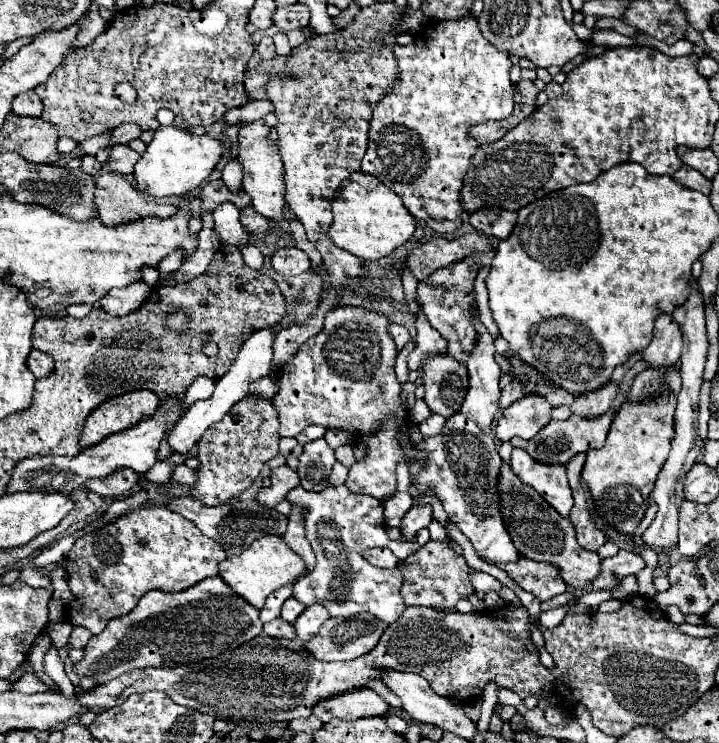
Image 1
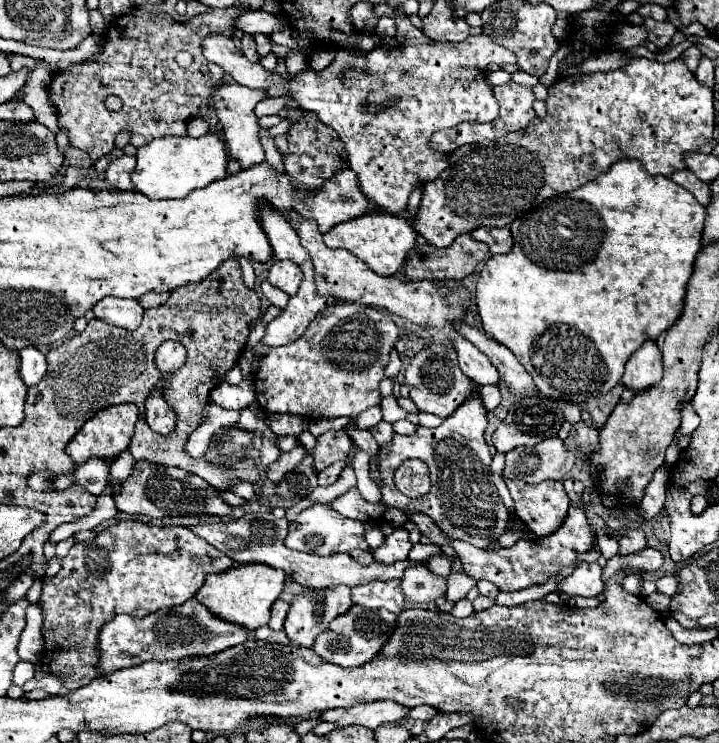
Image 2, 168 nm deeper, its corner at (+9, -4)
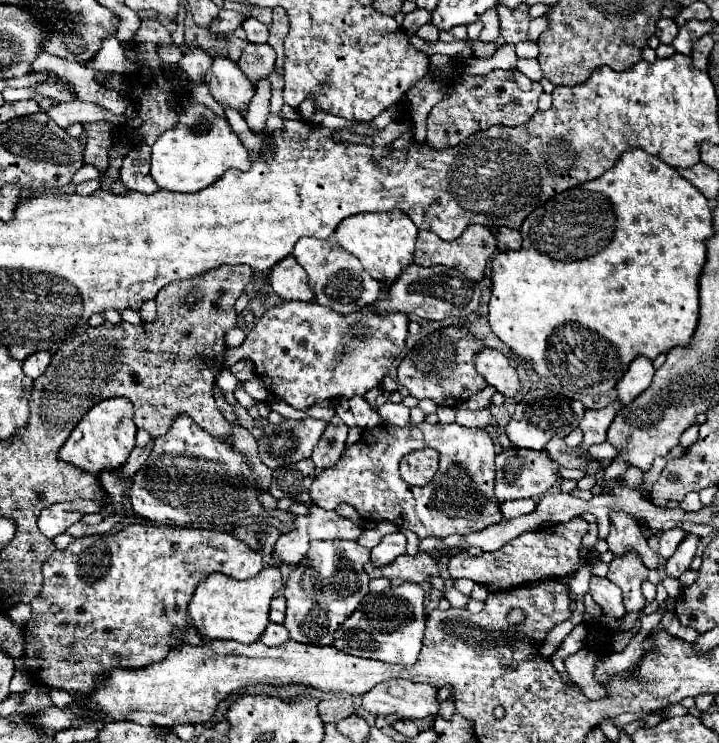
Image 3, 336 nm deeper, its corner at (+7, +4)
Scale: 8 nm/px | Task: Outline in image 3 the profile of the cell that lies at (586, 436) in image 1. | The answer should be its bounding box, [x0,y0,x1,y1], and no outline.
[494,448,560,504]

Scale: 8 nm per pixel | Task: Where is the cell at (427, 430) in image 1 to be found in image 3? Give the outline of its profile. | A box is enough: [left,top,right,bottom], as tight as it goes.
[378,402,410,426]

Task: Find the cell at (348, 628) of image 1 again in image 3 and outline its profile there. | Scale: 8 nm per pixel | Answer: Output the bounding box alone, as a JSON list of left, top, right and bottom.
[334,582,424,664]

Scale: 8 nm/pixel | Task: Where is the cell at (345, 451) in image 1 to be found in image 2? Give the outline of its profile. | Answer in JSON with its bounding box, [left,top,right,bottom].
[312,430,352,472]

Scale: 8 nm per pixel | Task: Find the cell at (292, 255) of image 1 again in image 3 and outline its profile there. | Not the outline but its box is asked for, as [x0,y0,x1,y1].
[270,256,314,302]

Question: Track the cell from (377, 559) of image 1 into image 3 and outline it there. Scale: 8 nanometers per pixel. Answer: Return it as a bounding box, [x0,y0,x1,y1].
[284,540,370,646]

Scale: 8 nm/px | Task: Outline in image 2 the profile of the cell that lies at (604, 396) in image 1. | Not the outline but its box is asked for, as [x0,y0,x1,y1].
[566,420,598,452]

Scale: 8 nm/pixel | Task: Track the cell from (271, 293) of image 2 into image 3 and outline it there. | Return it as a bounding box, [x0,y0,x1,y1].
[224,302,408,410]

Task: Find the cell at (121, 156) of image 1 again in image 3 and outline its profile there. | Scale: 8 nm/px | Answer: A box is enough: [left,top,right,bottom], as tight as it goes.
[120,144,158,194]

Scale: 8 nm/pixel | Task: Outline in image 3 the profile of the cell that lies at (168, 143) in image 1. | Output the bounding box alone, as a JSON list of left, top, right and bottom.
[150,100,252,192]

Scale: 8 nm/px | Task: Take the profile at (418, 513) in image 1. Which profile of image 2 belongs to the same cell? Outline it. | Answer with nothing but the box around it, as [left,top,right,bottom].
[374,526,412,564]

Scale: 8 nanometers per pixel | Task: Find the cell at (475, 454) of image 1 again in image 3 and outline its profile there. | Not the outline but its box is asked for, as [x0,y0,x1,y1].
[310,422,502,540]

